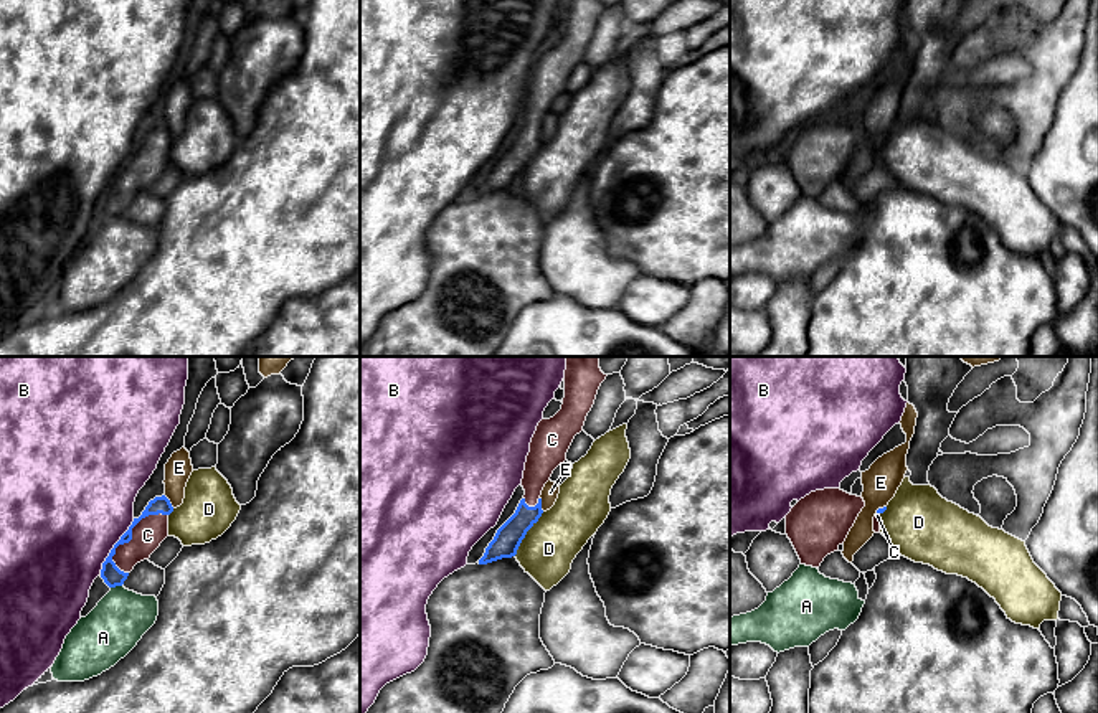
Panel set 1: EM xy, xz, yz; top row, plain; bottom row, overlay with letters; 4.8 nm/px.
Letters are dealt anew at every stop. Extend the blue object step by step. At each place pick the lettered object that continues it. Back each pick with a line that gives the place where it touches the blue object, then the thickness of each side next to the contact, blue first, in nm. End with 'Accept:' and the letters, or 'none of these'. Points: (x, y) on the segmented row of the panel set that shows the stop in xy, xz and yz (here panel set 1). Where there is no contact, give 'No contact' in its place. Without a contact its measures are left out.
C: Touches blue at xy (131, 535). Thickness 100 nm (blue) against 150 nm
Accept: C

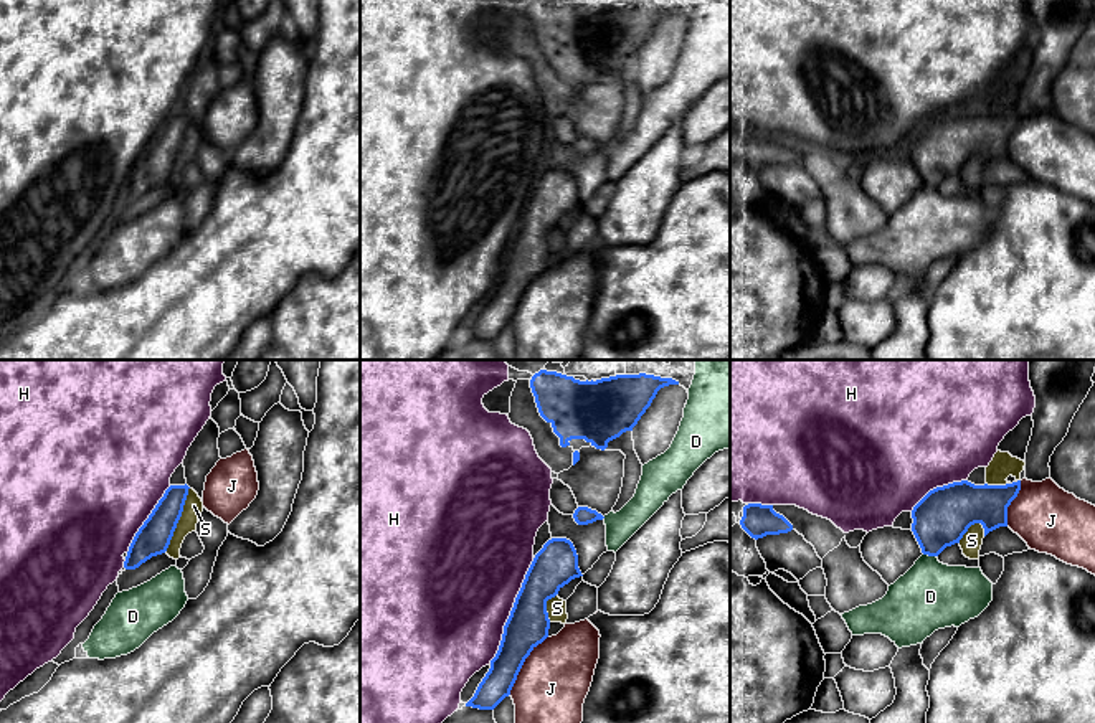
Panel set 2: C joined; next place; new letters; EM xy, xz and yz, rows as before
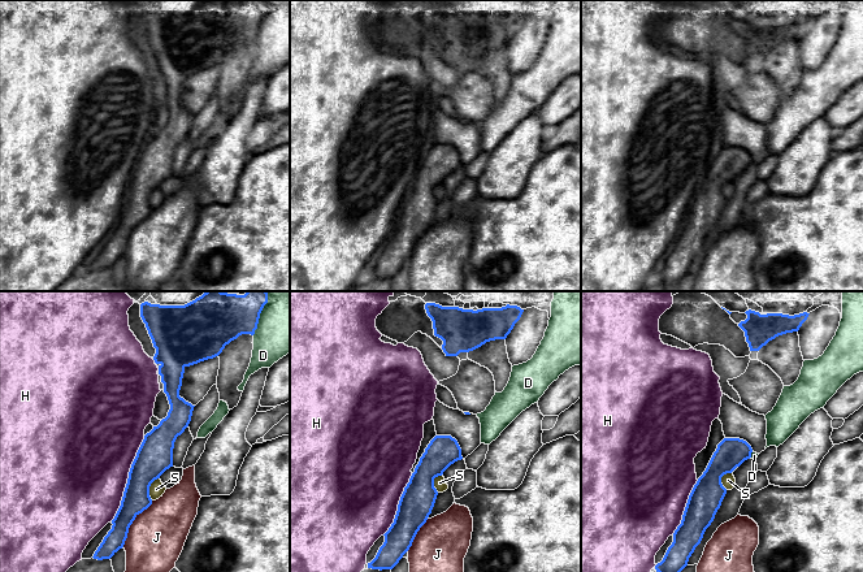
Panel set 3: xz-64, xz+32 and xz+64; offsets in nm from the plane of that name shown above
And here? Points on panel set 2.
Accept: none of these

